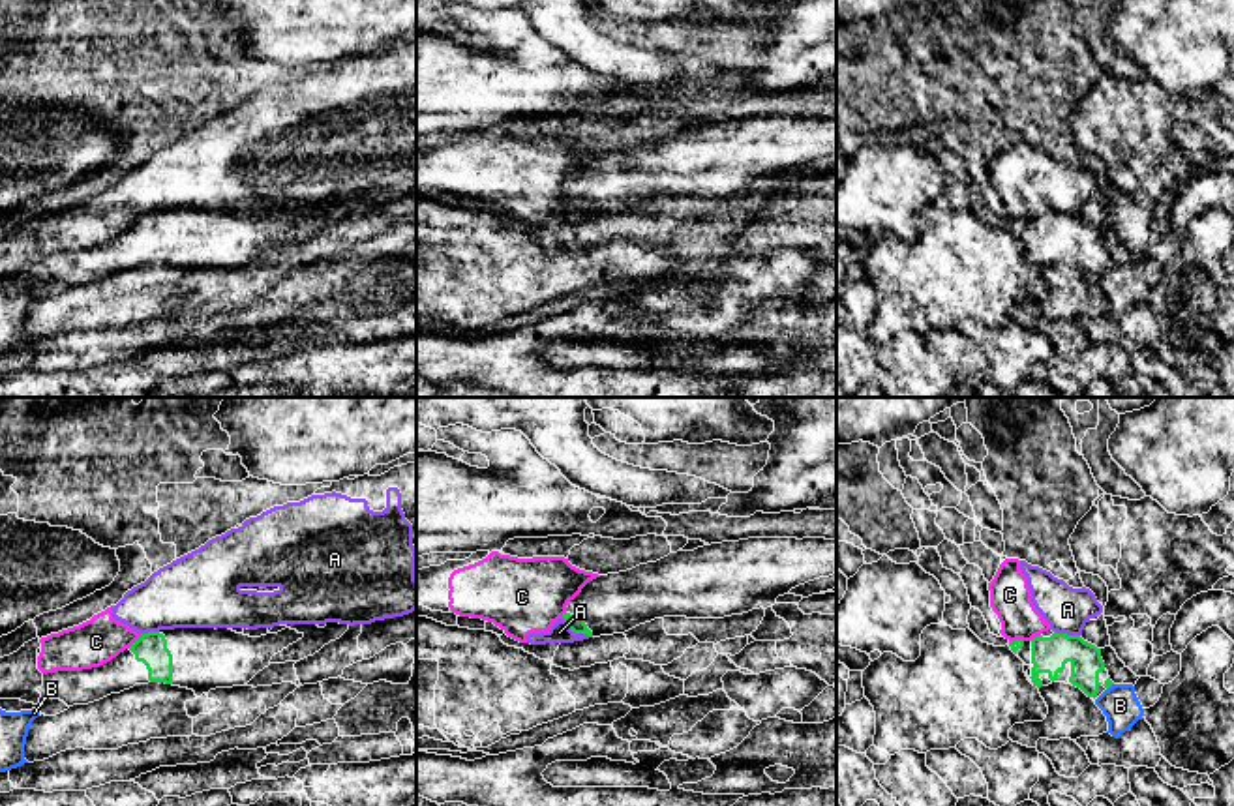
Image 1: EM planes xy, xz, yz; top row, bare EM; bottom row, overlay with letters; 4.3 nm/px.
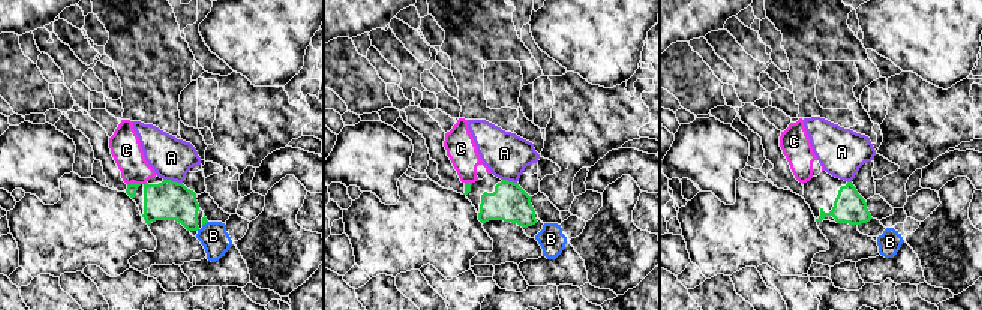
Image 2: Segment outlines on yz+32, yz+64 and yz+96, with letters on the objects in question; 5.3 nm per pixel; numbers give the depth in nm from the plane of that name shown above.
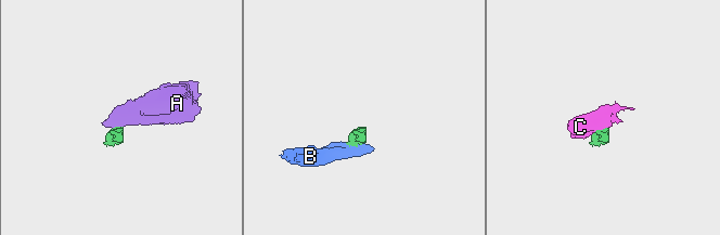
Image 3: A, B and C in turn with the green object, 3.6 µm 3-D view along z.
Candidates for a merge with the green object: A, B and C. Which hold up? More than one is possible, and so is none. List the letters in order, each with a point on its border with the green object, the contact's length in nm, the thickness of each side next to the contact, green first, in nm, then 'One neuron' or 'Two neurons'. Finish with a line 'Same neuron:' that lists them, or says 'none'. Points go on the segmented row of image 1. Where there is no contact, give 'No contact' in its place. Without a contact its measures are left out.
A: Touches green at xz (574, 632). Shared border 150 nm. Thickness 80 nm (green) against 90 nm. Two neurons
B: Touches green at yz (1111, 685). Shared border 50 nm. Thickness 40 nm (green) against 160 nm. Two neurons
C: Touches green at xy (135, 641). Shared border 80 nm. Thickness 140 nm (green) against 200 nm. Two neurons
Same neuron: none

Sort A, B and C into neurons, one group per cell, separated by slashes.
A C / B

